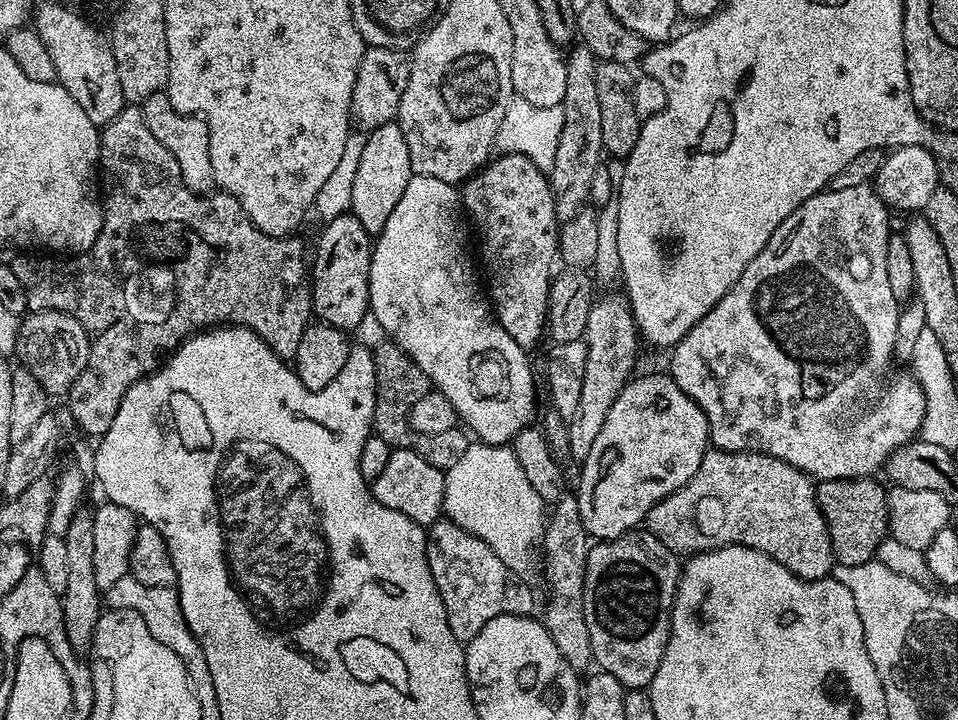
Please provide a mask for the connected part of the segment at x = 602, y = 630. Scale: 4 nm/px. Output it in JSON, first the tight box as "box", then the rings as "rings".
{"box":[584,530,682,690],"rings":[[[633,530],[613,540],[602,540],[591,545],[585,566],[584,614],[590,634],[592,659],[602,672],[614,674],[625,689],[644,690],[651,684],[662,654],[666,650],[672,629],[672,607],[676,601],[676,587],[680,581],[682,564],[658,538],[646,530]]]}

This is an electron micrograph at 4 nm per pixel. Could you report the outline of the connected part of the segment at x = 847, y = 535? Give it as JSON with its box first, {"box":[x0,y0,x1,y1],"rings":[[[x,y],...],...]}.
{"box":[816,478,889,566],"rings":[[[865,478],[862,480],[821,480],[816,484],[816,501],[820,507],[820,513],[822,518],[826,522],[828,527],[828,533],[830,534],[830,542],[832,543],[832,554],[836,564],[842,566],[862,566],[866,562],[870,562],[875,557],[878,546],[886,539],[889,535],[888,531],[888,493],[885,485],[879,484],[879,479],[876,478]]]}

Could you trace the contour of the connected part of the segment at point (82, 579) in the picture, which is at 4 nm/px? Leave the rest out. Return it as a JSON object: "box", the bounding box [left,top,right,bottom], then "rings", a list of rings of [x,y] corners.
{"box":[62,507,102,654],"rings":[[[80,507],[70,522],[70,530],[64,536],[68,558],[67,585],[62,595],[64,606],[64,629],[70,646],[77,654],[87,653],[92,646],[94,626],[102,611],[102,591],[95,582],[94,574],[94,516],[87,507]]]}

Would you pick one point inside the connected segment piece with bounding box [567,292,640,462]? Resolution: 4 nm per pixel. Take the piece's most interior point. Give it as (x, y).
(611, 336)

